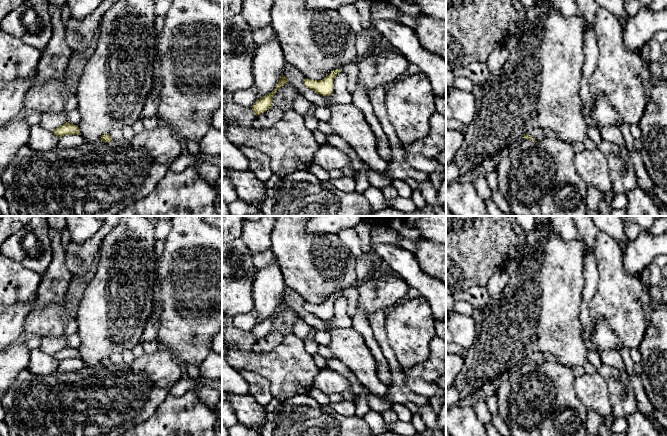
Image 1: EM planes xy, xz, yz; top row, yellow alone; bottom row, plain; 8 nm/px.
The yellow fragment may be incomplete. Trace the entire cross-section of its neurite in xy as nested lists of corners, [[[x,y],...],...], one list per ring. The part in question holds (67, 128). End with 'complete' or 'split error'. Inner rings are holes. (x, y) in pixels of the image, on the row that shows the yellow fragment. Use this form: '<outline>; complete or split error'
[[[66,122],[53,130],[53,133],[59,138],[65,135],[81,135],[78,125]]]; complete

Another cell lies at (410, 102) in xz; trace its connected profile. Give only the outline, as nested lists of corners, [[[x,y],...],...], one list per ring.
[[[424,73],[405,74],[385,90],[384,103],[389,122],[406,147],[430,132],[430,118],[436,112],[435,95]]]

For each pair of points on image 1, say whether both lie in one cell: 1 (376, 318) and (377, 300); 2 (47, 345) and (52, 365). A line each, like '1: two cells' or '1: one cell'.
1: two cells
2: two cells

